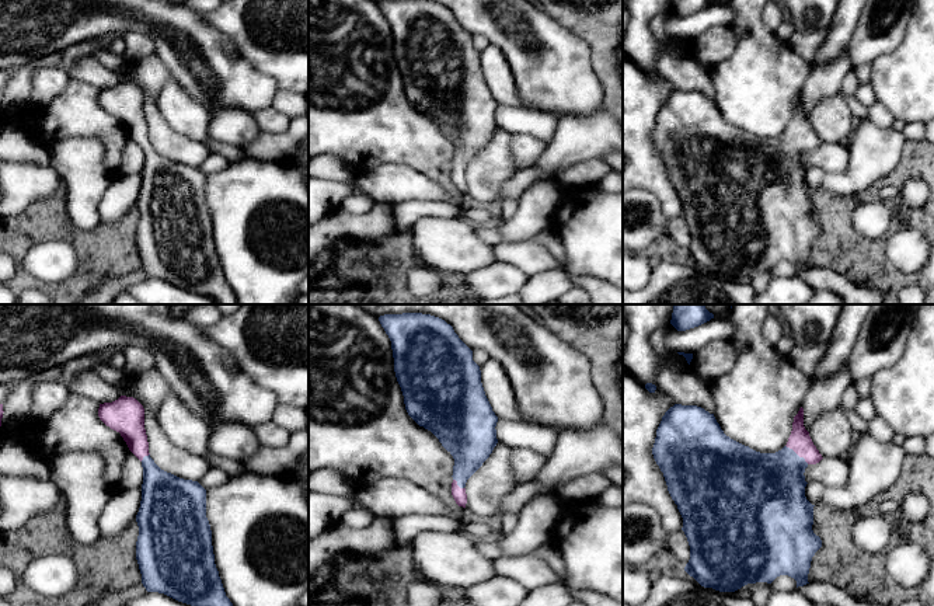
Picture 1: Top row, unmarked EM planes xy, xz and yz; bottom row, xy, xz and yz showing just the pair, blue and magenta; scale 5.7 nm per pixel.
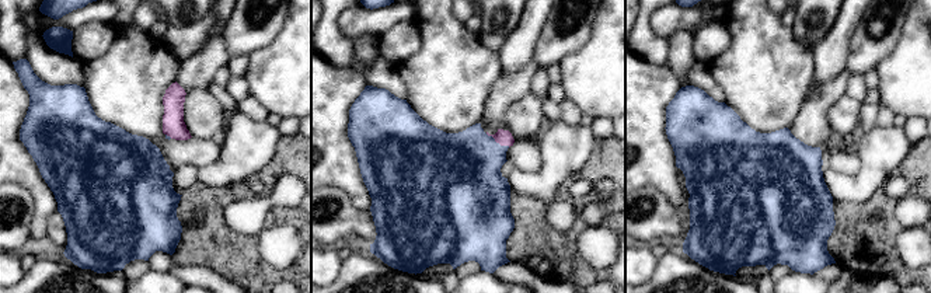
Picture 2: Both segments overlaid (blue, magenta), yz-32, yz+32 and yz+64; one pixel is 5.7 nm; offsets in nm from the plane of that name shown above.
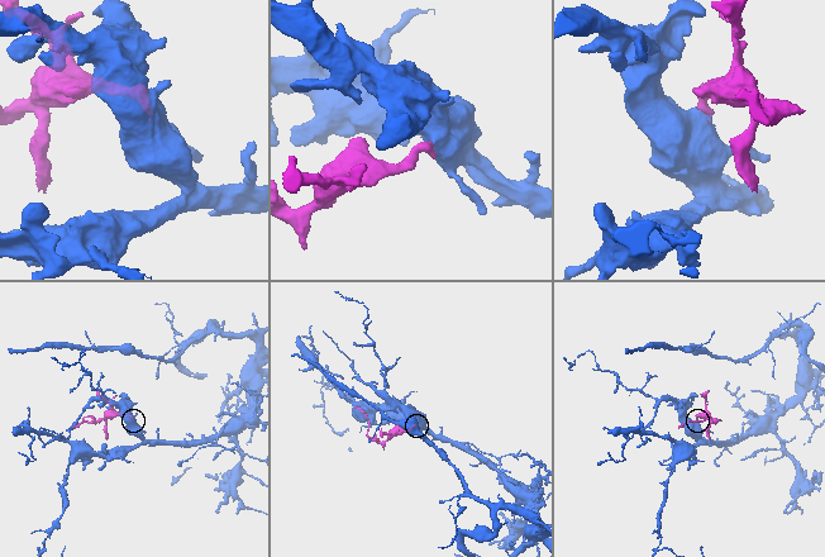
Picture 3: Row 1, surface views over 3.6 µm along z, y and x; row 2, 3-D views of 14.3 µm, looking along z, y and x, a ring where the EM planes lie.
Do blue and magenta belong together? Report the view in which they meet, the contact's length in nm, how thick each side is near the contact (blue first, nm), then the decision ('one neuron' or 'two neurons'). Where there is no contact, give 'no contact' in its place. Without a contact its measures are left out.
yz | 170 nm | 400/130 nm | one neuron

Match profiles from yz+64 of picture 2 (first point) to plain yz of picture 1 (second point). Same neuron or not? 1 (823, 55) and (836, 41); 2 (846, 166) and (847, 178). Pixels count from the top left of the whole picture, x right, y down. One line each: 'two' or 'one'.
1: one
2: two

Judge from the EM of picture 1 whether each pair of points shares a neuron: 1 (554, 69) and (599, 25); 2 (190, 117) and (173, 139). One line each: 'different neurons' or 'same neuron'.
1: different neurons
2: different neurons

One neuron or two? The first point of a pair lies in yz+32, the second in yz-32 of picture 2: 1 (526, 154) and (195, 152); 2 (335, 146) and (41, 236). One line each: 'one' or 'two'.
1: one
2: one

